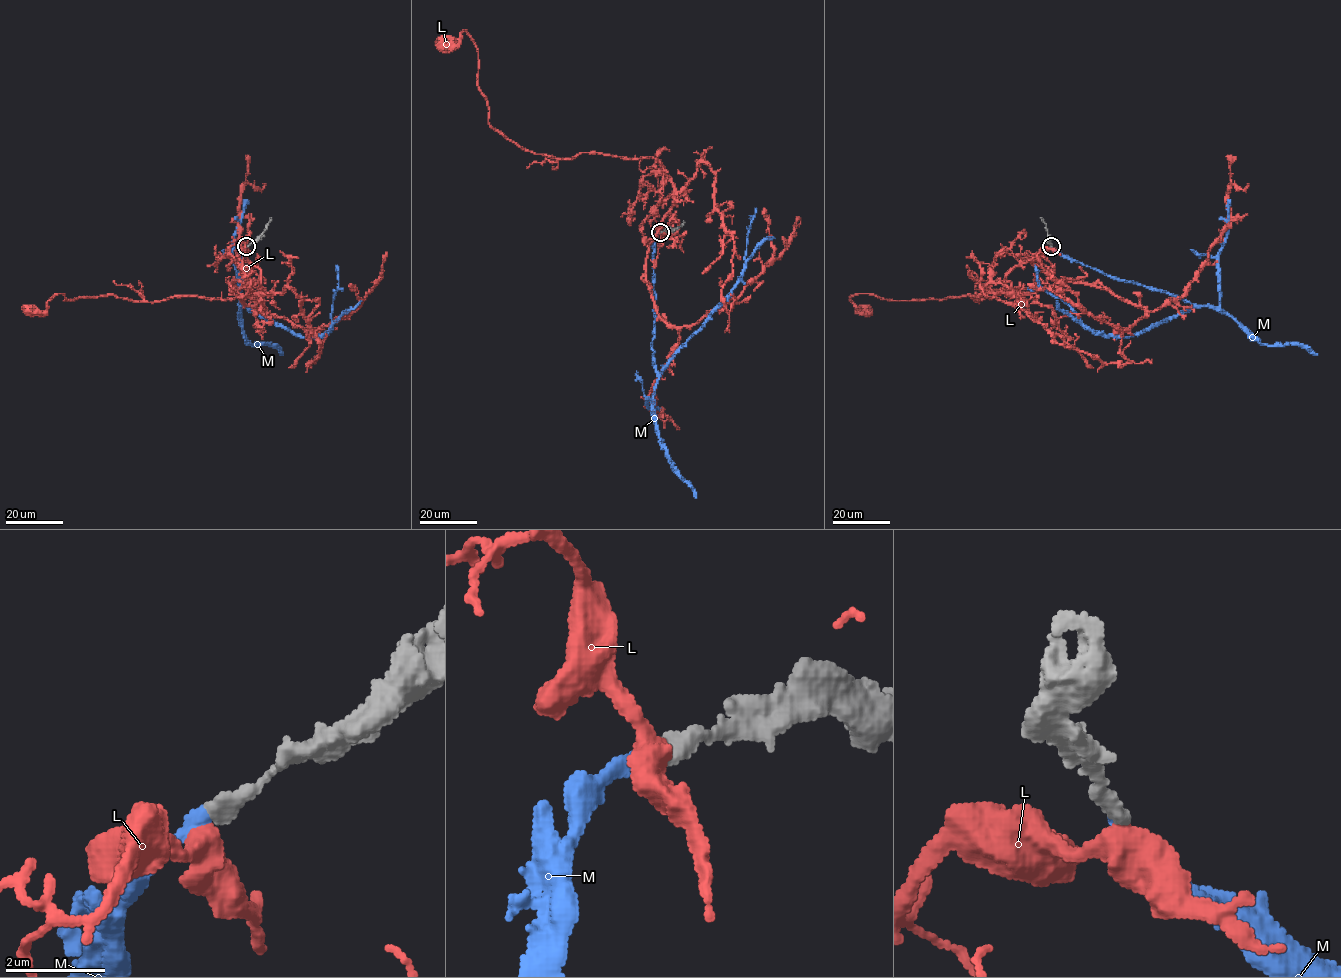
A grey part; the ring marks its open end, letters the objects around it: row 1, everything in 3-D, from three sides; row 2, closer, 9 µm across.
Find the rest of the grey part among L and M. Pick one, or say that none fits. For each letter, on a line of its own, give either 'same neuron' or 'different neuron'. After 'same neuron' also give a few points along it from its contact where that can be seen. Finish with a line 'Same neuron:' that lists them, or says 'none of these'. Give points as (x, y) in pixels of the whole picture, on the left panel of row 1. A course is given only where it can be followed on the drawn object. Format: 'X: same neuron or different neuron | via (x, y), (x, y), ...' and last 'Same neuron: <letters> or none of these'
L: different neuron
M: same neuron | via (247, 246), (239, 258), (239, 299), (247, 308), (301, 336), (320, 336), (329, 328), (338, 287), (336, 265)
Same neuron: M

